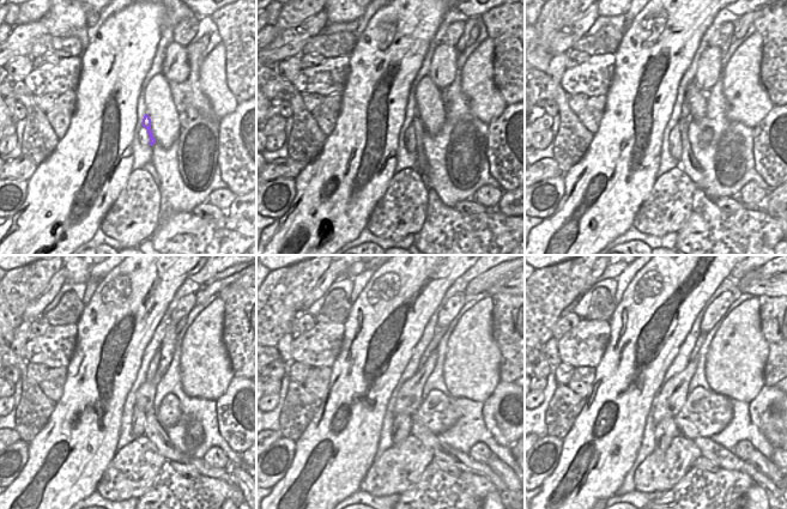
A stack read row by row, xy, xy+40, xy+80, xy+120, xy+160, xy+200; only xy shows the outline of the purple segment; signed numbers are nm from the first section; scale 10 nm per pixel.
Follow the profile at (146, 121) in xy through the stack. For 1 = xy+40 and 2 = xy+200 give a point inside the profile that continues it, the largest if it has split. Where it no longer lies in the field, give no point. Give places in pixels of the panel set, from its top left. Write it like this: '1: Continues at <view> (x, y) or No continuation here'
1: Continues at xy+40 (422, 164)
2: Continues at xy+200 (725, 459).

